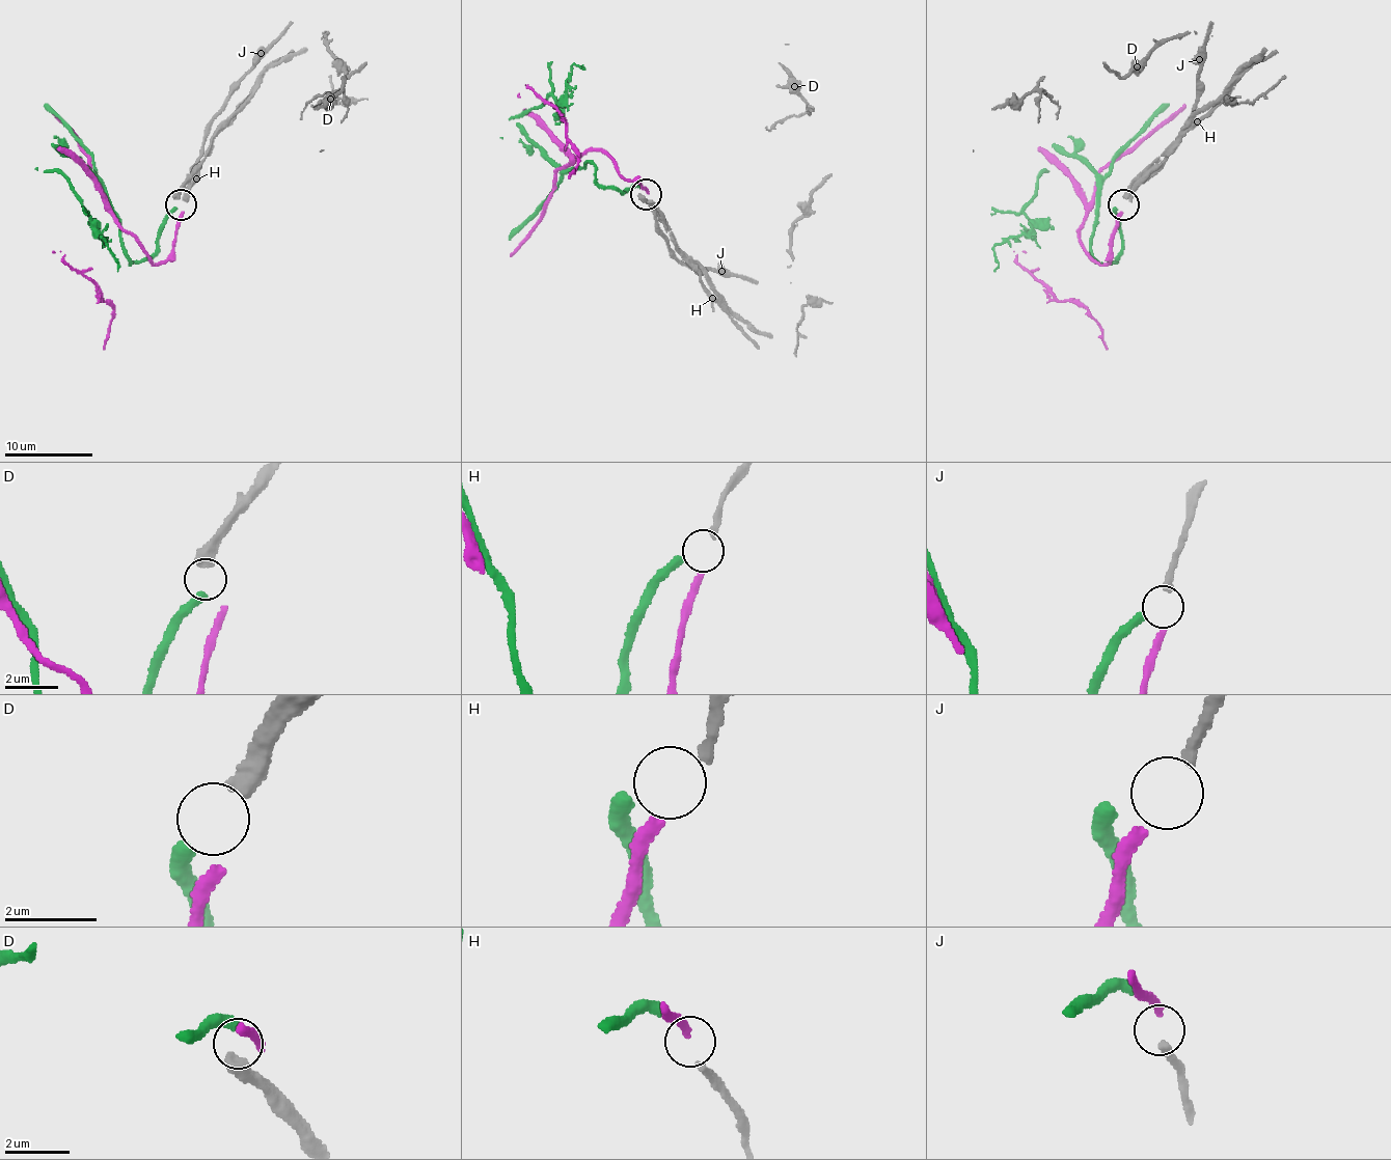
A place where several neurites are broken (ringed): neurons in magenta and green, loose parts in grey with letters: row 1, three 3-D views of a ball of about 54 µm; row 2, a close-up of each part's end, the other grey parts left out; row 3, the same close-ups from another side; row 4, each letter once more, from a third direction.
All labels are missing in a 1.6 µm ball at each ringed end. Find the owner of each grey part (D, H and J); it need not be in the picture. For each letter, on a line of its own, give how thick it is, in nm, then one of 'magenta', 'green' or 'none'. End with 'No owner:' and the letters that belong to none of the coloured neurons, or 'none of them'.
D: calibre 480 nm; green
H: calibre 240 nm; none
J: calibre 260 nm; magenta
No owner: H

